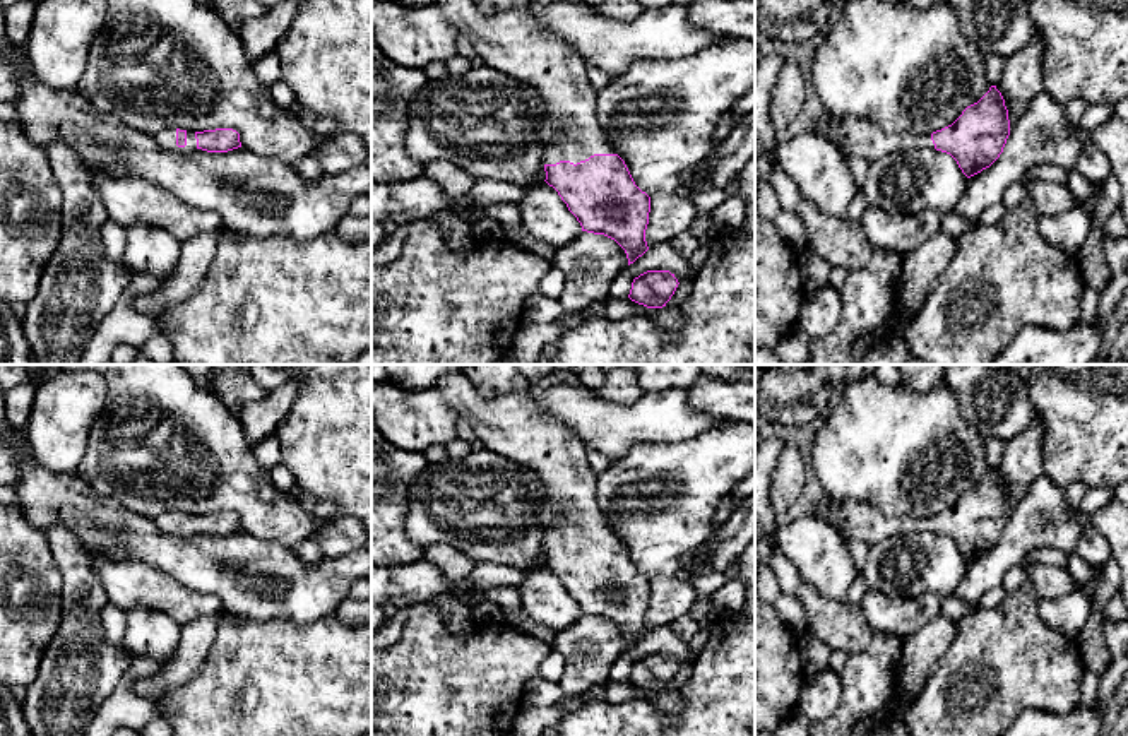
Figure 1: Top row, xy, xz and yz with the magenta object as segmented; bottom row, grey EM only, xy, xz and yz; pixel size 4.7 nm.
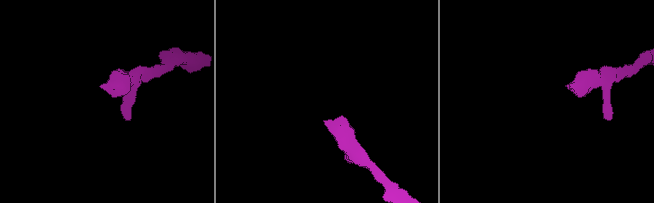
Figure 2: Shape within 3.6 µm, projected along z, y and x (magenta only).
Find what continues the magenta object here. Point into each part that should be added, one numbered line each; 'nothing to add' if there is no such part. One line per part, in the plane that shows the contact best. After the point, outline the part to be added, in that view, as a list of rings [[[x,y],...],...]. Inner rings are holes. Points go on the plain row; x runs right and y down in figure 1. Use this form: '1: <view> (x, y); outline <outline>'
1: xz (510, 425); outline [[[464,371],[445,373],[435,385],[450,407],[469,419],[484,448],[532,469],[546,488],[544,548],[573,548],[594,537],[616,537],[597,507],[597,474],[587,462],[587,447],[575,431],[539,409],[529,392],[483,397]]]

